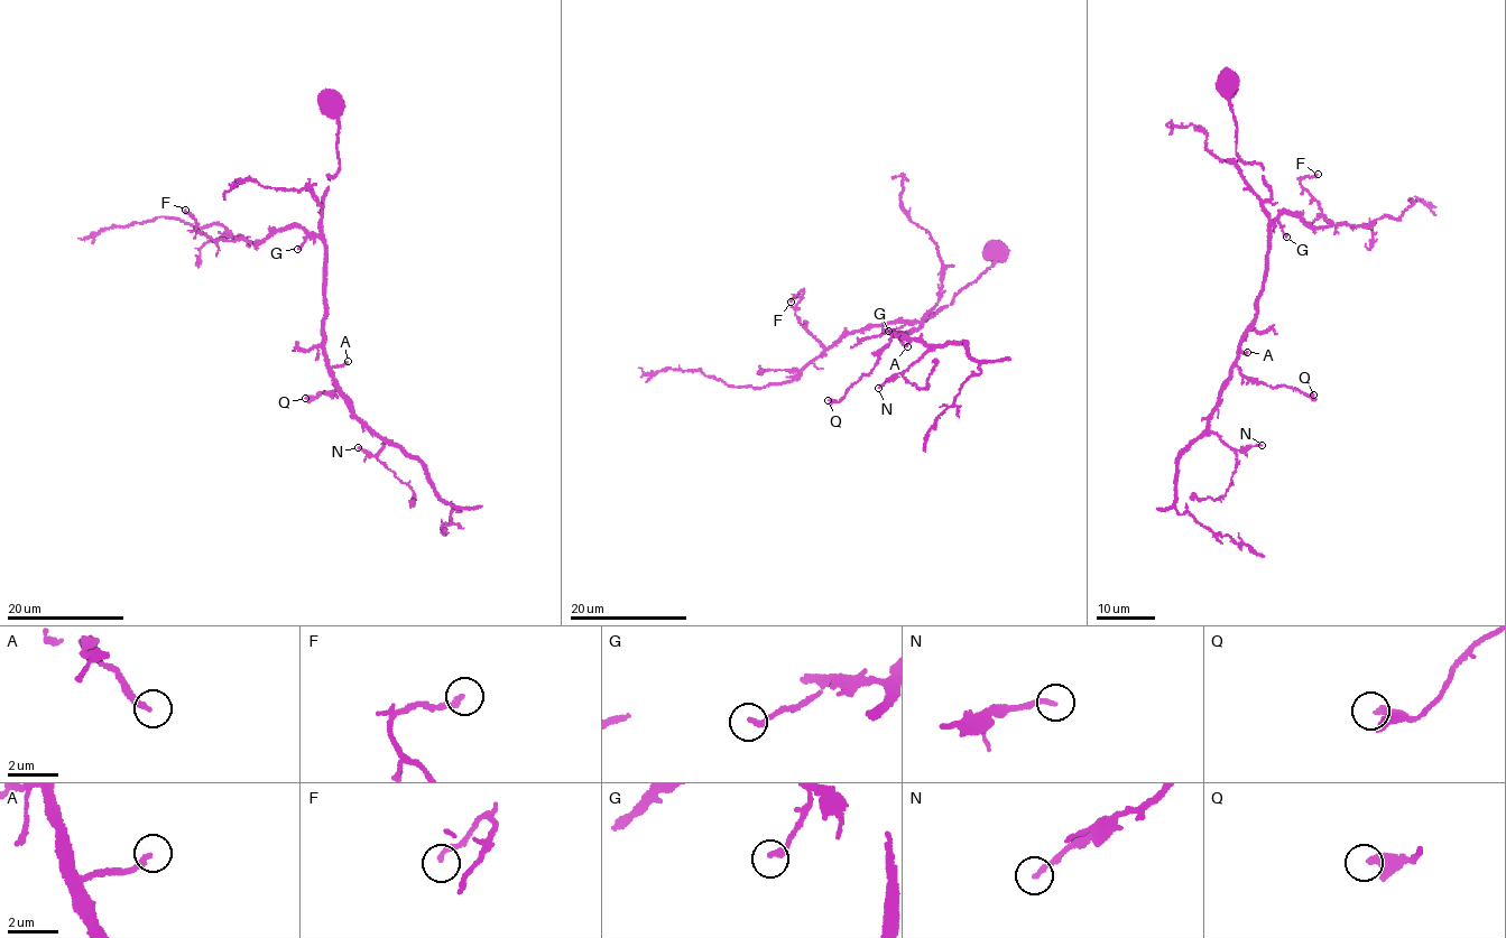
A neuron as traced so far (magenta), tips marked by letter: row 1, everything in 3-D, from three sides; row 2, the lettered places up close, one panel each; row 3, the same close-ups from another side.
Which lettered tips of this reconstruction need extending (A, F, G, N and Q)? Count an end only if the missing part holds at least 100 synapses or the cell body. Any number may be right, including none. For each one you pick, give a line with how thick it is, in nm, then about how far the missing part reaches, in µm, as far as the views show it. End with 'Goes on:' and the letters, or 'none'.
Goes on: none

